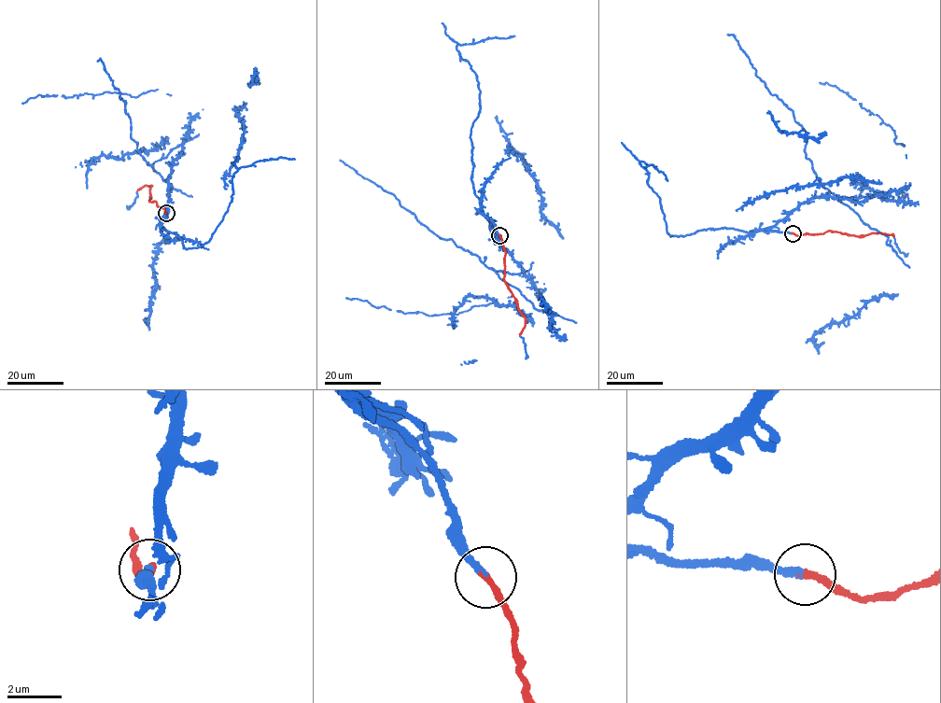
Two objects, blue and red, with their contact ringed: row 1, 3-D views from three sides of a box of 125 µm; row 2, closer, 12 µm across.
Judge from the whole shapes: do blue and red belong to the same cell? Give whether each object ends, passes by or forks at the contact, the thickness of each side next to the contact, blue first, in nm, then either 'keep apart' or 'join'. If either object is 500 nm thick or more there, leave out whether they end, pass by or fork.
blue ends there; red ends there; 260 nm thick on the blue side, 280 nm on the other; join

